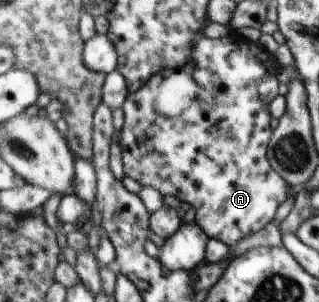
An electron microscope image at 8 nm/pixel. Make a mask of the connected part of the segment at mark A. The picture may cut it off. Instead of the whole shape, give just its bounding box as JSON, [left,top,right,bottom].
[121,35,288,247]

